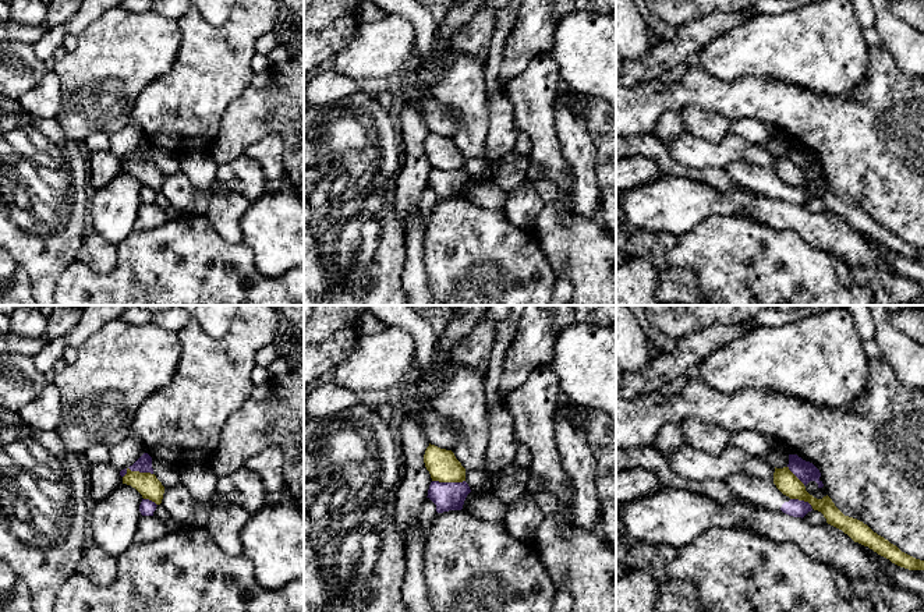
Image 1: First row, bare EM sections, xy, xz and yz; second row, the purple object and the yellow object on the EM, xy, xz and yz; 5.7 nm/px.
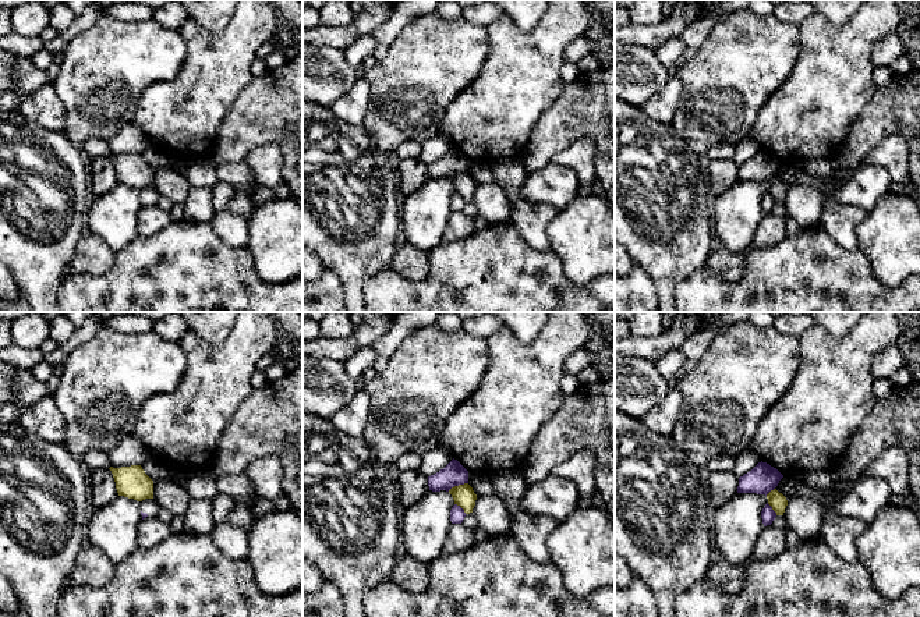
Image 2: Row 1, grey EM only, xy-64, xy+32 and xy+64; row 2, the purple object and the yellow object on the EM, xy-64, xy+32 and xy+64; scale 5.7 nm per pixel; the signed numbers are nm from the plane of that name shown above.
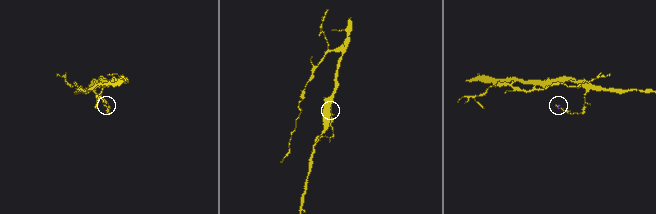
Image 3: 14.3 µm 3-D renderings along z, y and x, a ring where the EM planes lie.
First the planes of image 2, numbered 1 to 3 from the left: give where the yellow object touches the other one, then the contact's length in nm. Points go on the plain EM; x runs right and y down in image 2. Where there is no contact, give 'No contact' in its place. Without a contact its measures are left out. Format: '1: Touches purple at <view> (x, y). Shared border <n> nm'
1: No contact
2: Touches purple at xy+32 (457, 173). Shared border 130 nm
3: Touches purple at xy+64 (771, 197). Shared border 90 nm

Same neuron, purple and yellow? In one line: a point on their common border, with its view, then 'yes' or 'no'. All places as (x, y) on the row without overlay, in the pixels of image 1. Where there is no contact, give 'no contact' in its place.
meets purple in xy at (135, 158); no

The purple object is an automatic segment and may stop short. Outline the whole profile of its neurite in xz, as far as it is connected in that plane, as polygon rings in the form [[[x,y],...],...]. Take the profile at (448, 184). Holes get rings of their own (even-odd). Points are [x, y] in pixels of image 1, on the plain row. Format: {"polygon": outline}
{"polygon": [[[432,169],[428,184],[435,192],[436,199],[461,198],[467,183],[471,180],[468,171]]]}

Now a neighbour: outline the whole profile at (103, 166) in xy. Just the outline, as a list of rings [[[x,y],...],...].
[[[110,151],[91,152],[88,158],[89,184],[99,190],[113,181],[121,171],[123,165]]]

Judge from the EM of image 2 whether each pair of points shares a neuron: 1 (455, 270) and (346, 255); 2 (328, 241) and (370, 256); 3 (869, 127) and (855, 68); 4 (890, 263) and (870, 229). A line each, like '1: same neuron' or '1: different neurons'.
1: different neurons
2: same neuron
3: different neurons
4: same neuron

